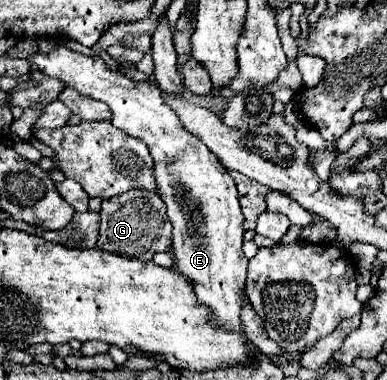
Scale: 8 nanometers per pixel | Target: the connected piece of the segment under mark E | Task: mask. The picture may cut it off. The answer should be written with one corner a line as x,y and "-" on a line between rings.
55,45
49,53
33,51
27,55
27,61
41,73
59,79
67,89
107,103
113,113
111,123
149,147
155,161
157,193
165,201
167,217
173,223
175,269
193,285
197,301
209,309
211,327
237,331
247,337
241,323
247,281
247,257
241,251
243,213
237,187
223,163
183,129
175,111
161,101
157,83
127,79
119,71
109,71
103,59
85,57
65,45

